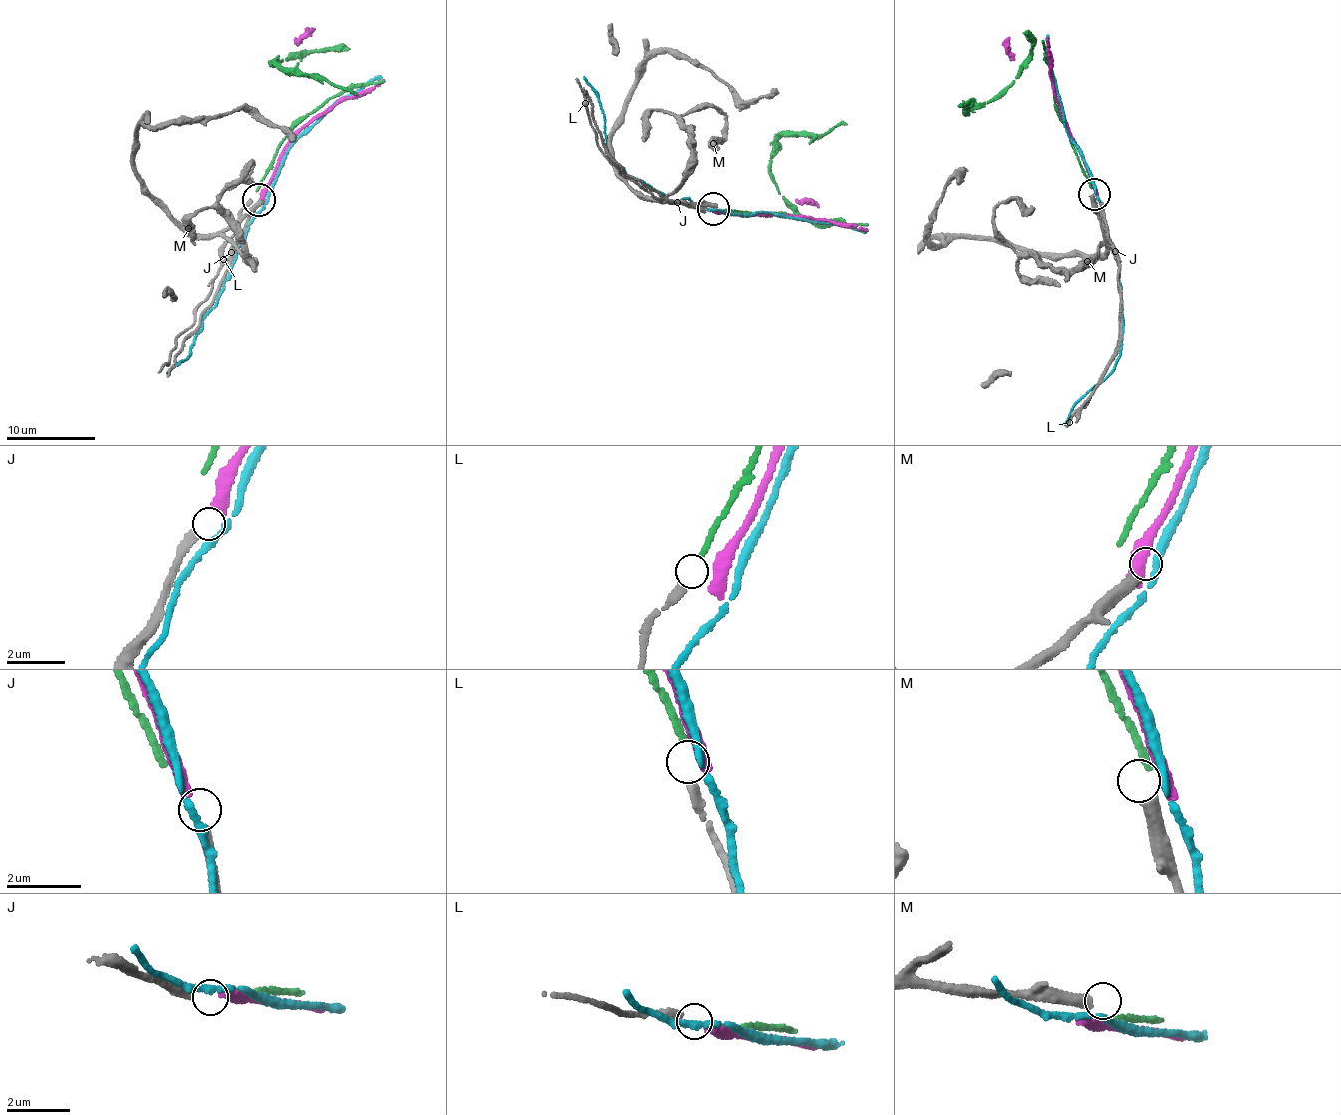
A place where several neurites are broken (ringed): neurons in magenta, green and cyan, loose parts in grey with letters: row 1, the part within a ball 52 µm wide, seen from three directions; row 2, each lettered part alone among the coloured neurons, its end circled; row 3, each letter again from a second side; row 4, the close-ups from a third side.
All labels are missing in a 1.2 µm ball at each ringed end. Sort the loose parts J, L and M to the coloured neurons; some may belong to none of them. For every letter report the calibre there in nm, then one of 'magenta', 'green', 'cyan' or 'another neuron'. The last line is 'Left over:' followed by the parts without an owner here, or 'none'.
J: calibre 320 nm; magenta
L: calibre 280 nm; green
M: calibre 380 nm; another neuron
Left over: M

